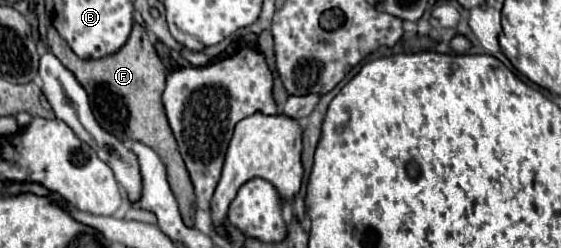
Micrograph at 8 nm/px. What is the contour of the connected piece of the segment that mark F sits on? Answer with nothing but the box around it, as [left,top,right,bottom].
[46,22,196,226]

